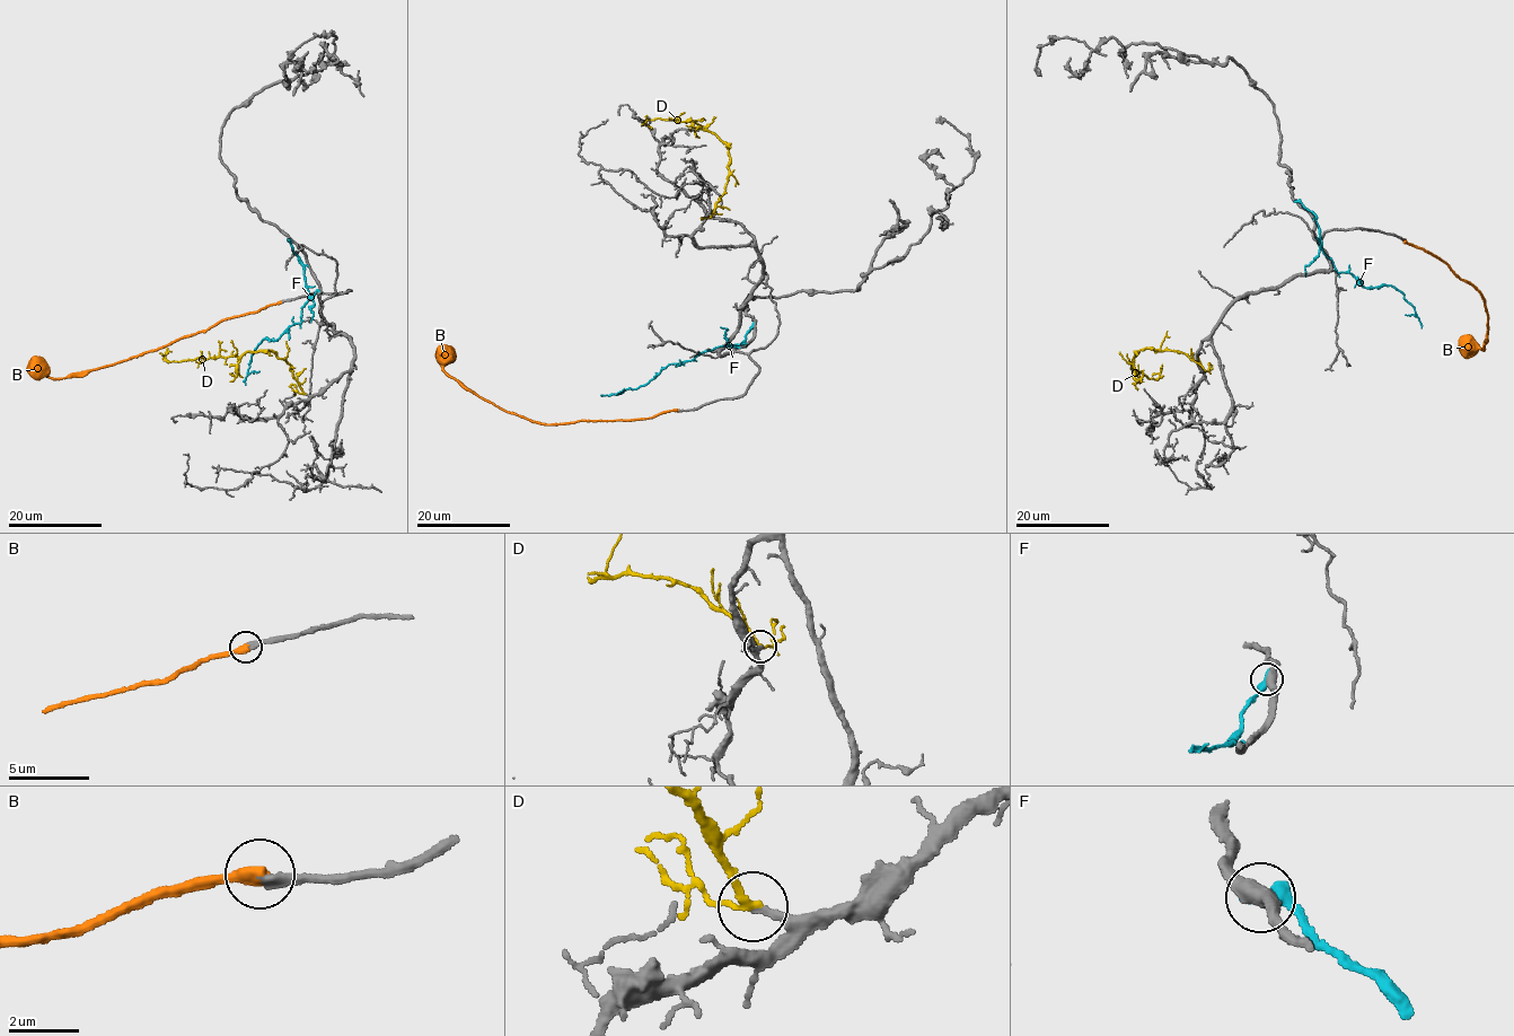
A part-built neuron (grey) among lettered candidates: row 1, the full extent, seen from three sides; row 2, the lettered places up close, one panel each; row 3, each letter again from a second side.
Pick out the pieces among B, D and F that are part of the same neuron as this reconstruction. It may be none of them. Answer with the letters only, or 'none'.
B, D

